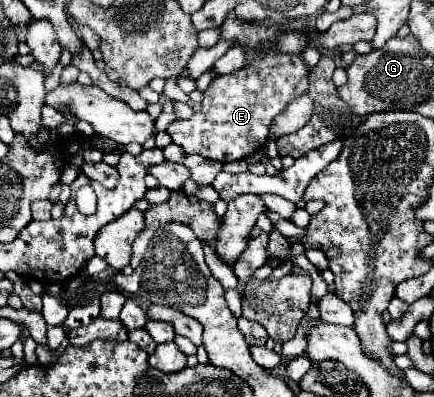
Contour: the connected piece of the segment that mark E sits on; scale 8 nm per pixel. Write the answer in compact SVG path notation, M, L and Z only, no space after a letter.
M265 52L261 60L249 62L247 68L215 76L203 92L201 112L195 112L189 120L175 120L167 132L173 142L189 154L199 154L223 164L243 160L265 146L273 118L283 112L295 96L307 92L307 74L309 68L301 56Z

